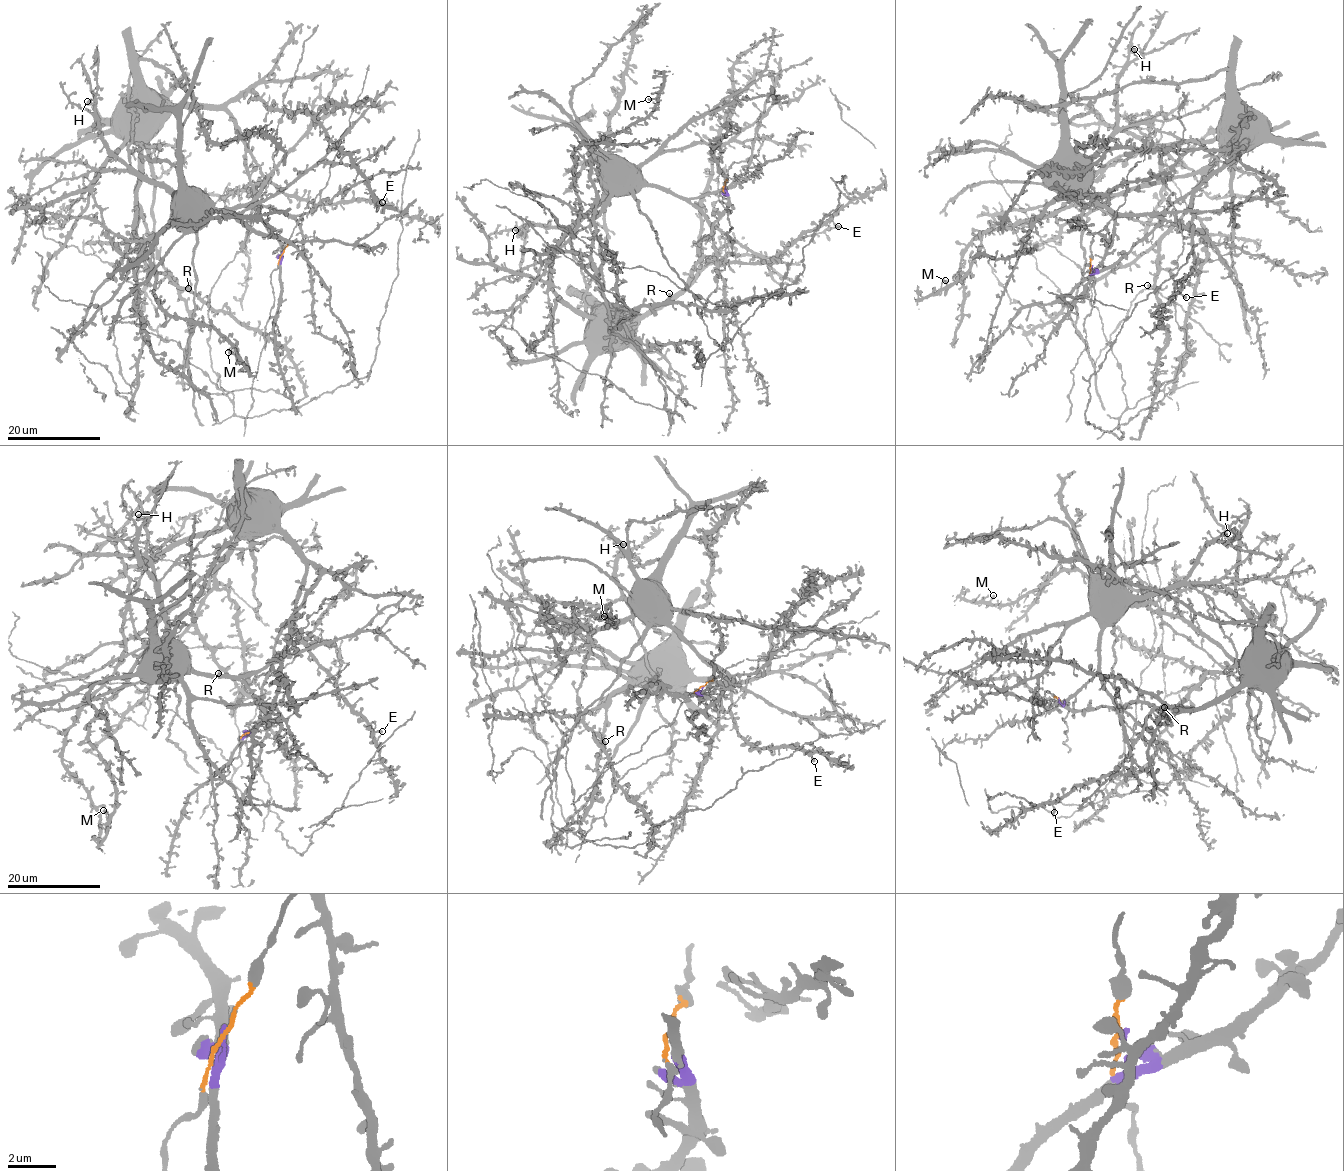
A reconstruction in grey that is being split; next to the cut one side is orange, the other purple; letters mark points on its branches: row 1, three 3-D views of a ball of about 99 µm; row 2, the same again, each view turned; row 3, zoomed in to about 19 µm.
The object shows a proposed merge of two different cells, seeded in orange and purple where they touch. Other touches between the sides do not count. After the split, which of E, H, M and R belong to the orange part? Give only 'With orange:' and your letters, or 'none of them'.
With orange: H

